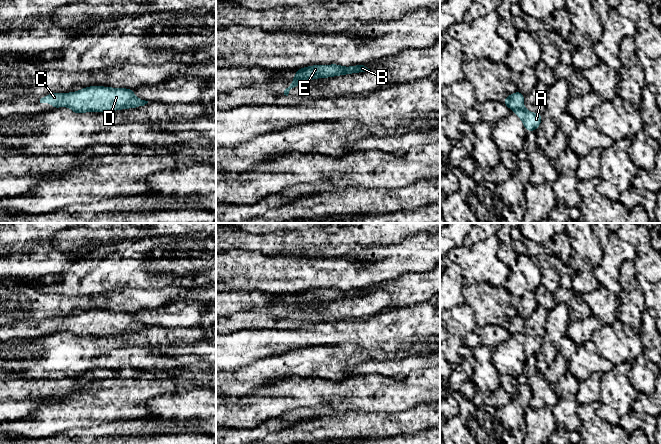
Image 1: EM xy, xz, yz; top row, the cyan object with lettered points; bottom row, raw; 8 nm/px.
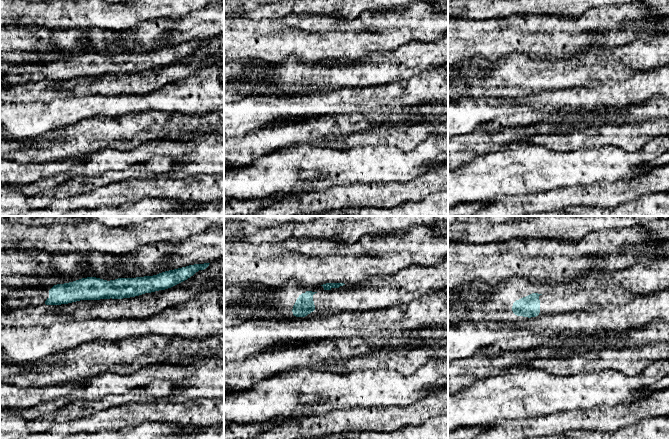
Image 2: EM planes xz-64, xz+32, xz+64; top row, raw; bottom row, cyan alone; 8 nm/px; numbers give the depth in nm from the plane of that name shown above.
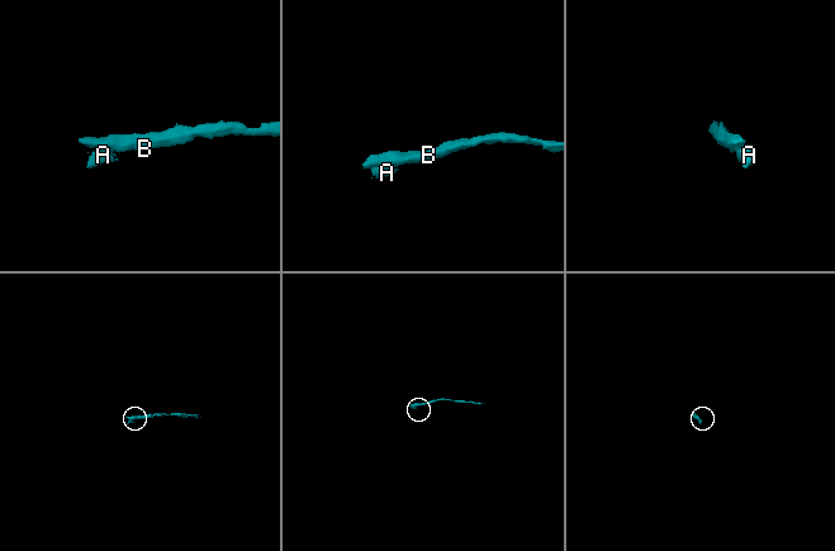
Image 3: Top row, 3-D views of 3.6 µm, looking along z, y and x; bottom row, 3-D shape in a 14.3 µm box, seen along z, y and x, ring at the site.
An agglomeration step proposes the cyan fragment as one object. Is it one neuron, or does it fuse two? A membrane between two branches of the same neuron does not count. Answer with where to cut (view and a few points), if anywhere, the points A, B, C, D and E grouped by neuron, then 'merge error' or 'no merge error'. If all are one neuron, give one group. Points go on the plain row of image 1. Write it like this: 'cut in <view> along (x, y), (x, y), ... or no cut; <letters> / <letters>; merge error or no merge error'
cut in xz along (295, 299), (308, 304); A / B C D E; merge error

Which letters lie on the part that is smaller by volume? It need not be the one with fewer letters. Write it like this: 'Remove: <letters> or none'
Remove: A

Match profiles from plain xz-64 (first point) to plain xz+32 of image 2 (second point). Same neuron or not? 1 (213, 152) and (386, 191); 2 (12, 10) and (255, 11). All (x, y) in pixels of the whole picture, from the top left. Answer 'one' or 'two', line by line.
1: two
2: one

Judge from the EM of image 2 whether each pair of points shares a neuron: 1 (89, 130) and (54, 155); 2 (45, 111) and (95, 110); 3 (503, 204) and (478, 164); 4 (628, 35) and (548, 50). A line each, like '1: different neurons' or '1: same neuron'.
1: same neuron
2: same neuron
3: different neurons
4: same neuron

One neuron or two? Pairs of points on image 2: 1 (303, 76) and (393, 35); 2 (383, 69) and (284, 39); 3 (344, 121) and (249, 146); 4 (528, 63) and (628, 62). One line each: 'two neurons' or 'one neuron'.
1: two neurons
2: two neurons
3: one neuron
4: one neuron

